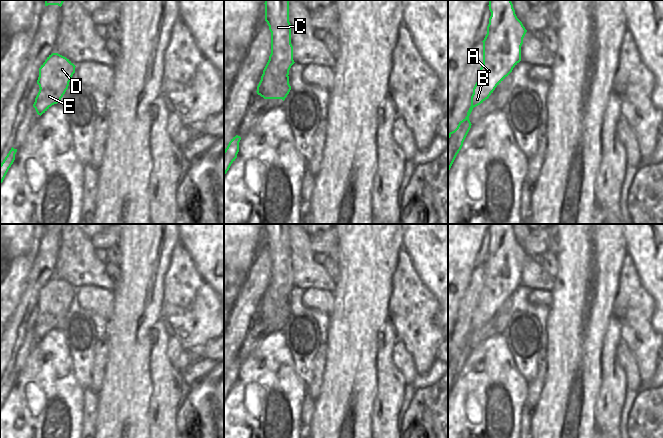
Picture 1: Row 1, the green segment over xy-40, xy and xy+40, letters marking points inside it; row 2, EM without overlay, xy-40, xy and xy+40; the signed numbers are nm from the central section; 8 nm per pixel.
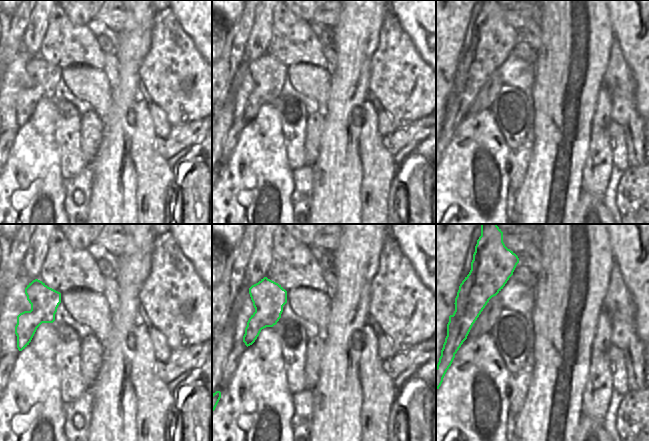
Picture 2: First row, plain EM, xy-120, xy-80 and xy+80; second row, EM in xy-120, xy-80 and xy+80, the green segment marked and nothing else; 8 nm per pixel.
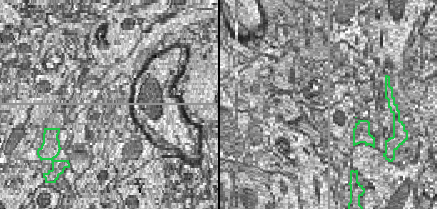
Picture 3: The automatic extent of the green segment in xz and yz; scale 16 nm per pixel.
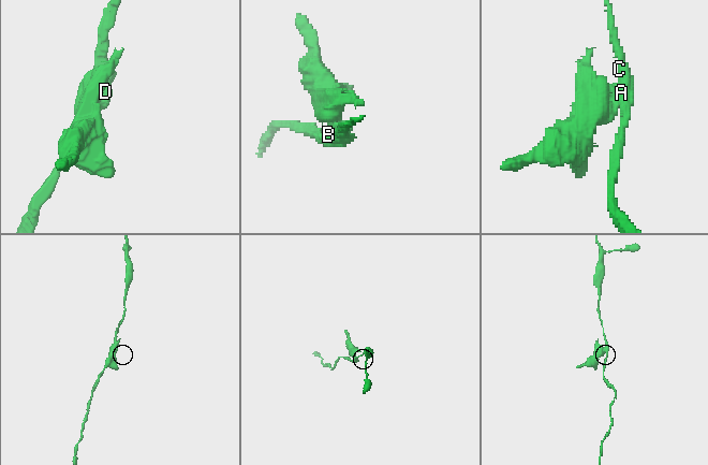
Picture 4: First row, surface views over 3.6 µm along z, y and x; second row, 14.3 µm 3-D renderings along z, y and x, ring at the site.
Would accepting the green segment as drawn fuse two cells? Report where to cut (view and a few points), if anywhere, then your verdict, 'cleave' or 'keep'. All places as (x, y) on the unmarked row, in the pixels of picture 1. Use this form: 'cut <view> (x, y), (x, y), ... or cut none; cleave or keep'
cut xy (287, 299), (285, 302), (286, 307); cleave

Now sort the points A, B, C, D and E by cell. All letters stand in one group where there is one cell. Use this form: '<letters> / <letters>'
A B C / D E

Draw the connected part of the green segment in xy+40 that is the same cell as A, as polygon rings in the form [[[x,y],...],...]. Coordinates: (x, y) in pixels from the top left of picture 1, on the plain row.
[[[489,224],[491,240],[483,266],[483,288],[471,320],[467,340],[448,359],[448,396],[471,352],[469,340],[521,285],[521,270],[527,256],[517,242],[511,224]]]

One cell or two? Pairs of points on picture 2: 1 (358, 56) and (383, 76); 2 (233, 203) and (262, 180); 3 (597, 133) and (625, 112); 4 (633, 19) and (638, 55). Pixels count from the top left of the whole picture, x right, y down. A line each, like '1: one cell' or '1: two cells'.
1: two cells
2: one cell
3: two cells
4: one cell

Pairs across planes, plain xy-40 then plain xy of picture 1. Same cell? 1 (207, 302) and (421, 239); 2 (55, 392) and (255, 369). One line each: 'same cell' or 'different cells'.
1: different cells
2: same cell

